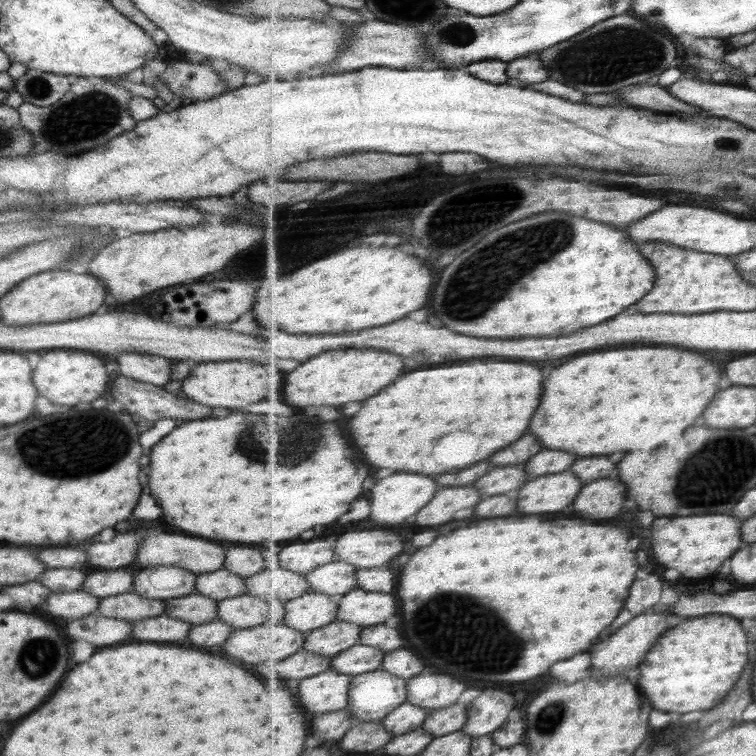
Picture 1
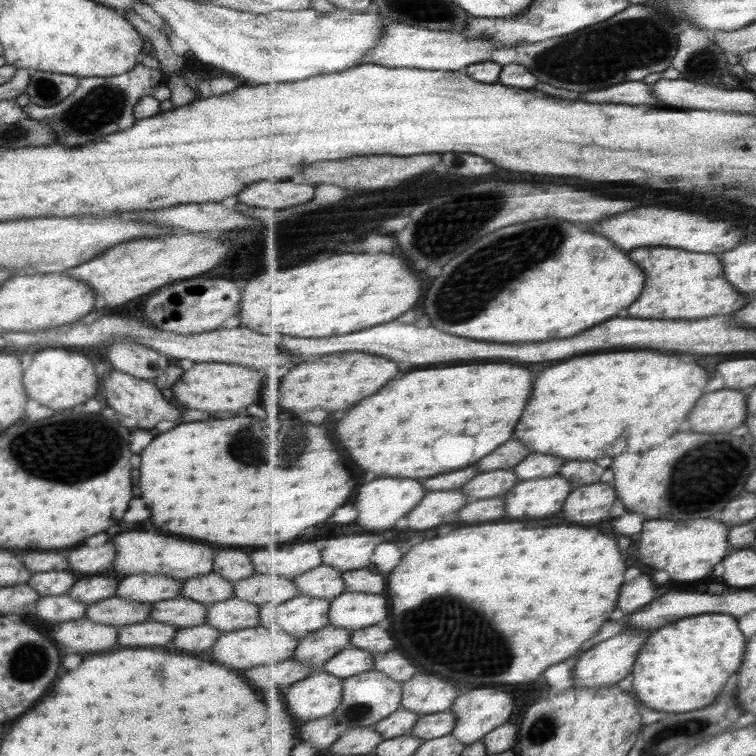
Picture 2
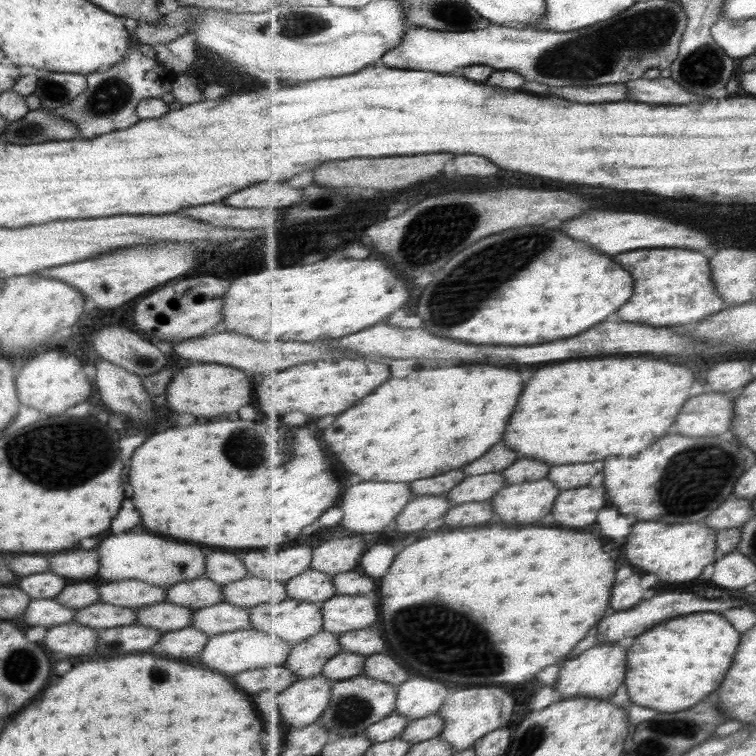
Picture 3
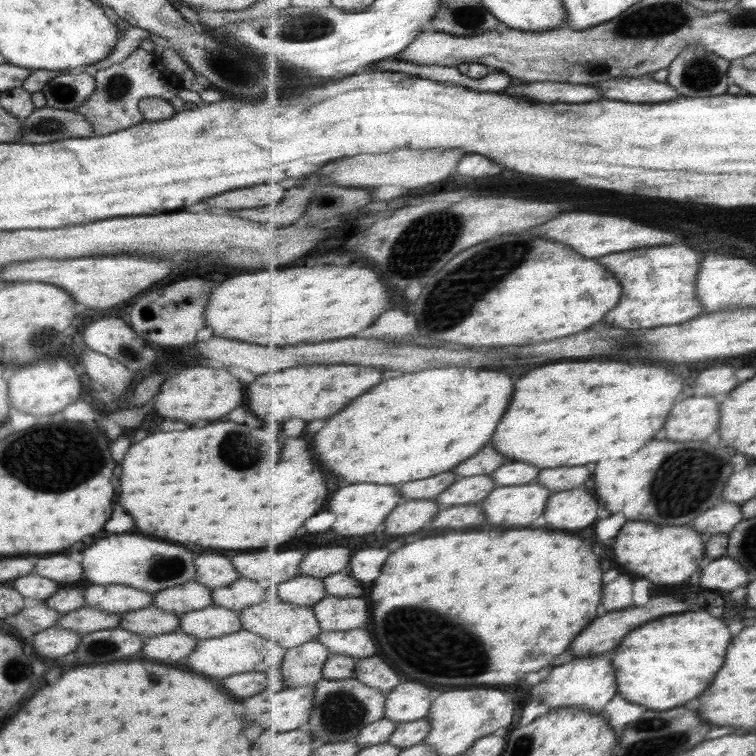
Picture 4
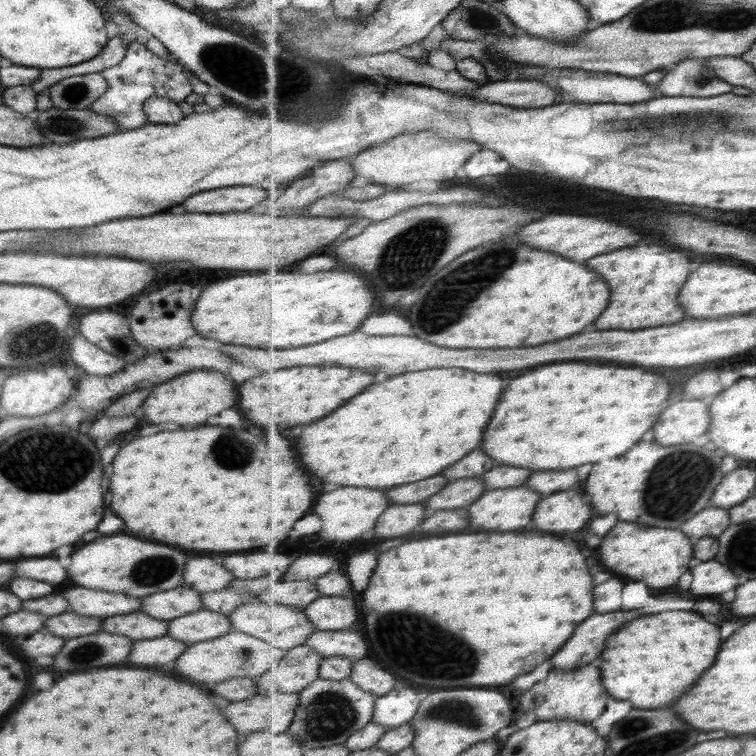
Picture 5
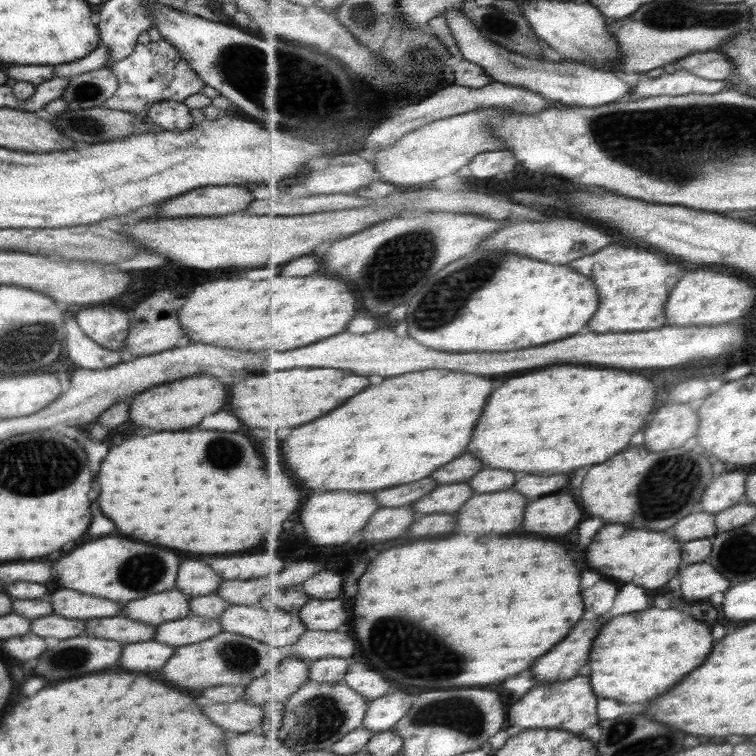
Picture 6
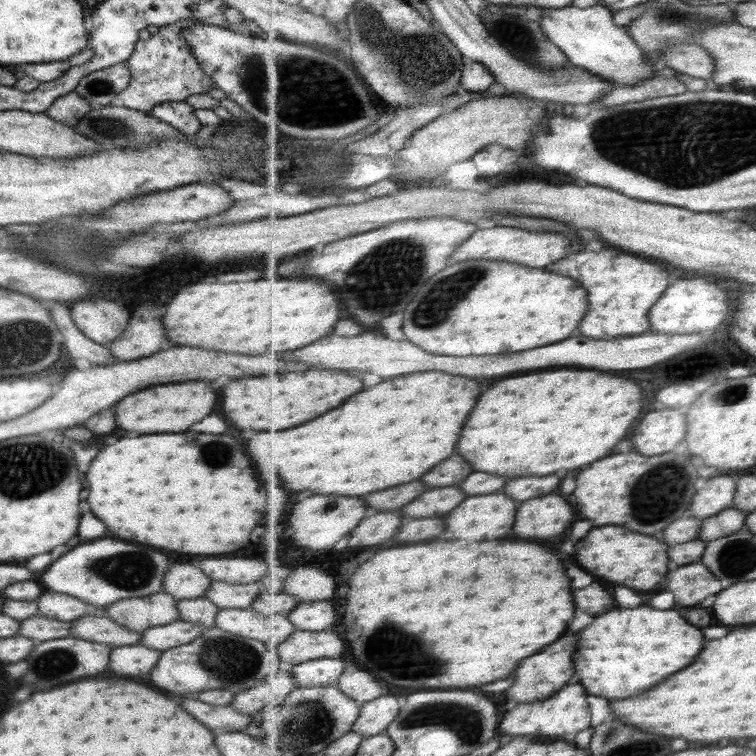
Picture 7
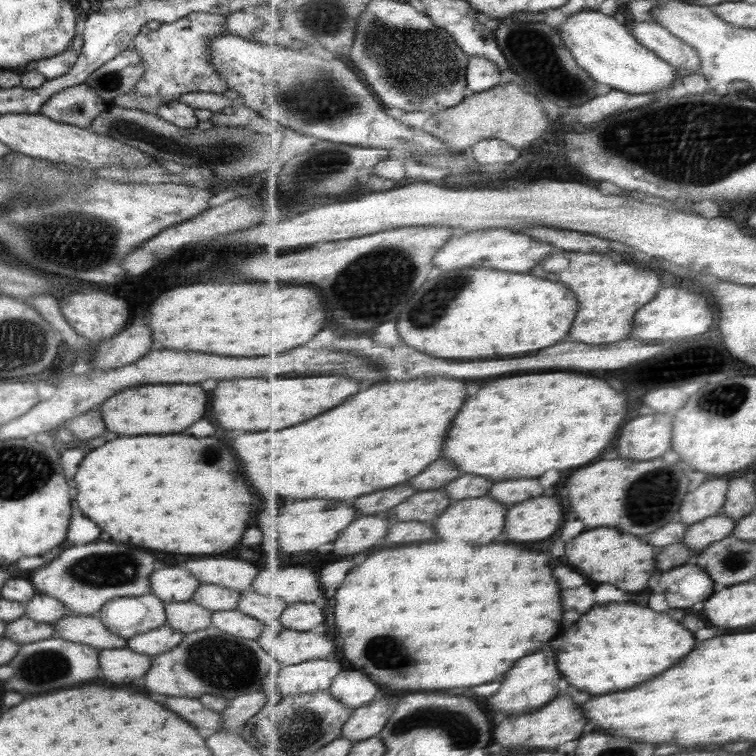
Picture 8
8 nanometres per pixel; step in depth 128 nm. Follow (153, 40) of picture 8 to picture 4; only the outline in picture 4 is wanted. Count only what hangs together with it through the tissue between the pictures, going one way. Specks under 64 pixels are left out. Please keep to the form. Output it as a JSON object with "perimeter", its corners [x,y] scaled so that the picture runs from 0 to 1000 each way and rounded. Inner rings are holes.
{"perimeter":[[[185,62],[173,67],[161,82],[151,82],[142,90],[126,94],[126,118],[123,123],[99,142],[98,148],[107,151],[123,169],[123,179],[143,179],[152,172],[160,172],[190,157],[183,144],[183,135],[189,130],[204,128],[224,134],[234,128],[238,104],[221,89],[217,89],[202,69]]]}

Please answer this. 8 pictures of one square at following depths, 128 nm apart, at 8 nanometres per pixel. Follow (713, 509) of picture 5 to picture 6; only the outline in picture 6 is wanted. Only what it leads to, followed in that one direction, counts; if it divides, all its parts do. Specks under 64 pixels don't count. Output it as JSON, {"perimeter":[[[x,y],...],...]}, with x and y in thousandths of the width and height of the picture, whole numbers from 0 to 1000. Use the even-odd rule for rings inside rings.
{"perimeter":[[[923,676],[914,679],[898,696],[893,696],[893,709],[898,717],[917,717],[917,714],[942,713],[948,705],[947,680]]]}

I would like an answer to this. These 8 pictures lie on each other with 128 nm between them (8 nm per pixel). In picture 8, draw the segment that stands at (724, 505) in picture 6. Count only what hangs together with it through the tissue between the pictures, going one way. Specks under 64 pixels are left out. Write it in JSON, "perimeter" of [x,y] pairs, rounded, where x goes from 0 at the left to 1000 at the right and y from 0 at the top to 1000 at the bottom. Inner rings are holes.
{"perimeter":[[[951,632],[930,638],[903,659],[902,675],[898,677],[899,688],[915,694],[938,687],[939,683],[951,681],[962,664],[962,651],[964,651],[963,635]]]}

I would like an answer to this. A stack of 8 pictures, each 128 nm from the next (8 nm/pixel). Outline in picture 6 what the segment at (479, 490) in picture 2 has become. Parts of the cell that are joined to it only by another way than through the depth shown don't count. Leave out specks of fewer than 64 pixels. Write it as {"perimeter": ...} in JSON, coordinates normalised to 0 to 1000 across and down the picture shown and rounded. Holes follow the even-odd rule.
{"perimeter":[[[591,640],[578,646],[575,651],[560,656],[549,667],[552,685],[557,680],[599,680],[607,677],[610,669],[626,656],[626,646],[620,640]]]}

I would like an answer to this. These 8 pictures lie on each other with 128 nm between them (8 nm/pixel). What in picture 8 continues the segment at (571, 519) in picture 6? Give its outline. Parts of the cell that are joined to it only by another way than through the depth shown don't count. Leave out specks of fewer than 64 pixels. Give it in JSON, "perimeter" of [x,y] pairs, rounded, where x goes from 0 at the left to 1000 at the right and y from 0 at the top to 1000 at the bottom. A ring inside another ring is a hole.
{"perimeter":[[[708,659],[684,667],[673,680],[673,714],[710,717],[729,712],[745,693],[745,669],[737,659]]]}

